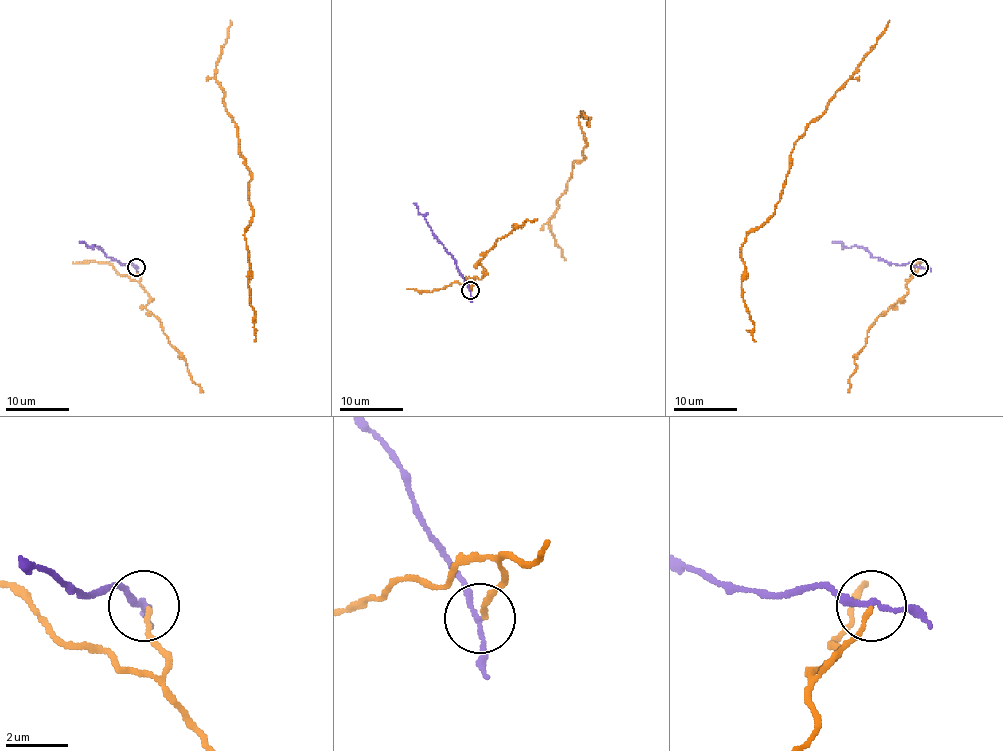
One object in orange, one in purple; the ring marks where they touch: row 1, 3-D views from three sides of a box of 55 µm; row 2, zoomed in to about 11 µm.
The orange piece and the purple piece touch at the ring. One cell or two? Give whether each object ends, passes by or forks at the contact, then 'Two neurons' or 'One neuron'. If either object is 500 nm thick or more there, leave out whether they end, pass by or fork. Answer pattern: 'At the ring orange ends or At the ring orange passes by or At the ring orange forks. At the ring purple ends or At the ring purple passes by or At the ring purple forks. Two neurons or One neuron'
At the ring orange ends. At the ring purple passes by. Two neurons

